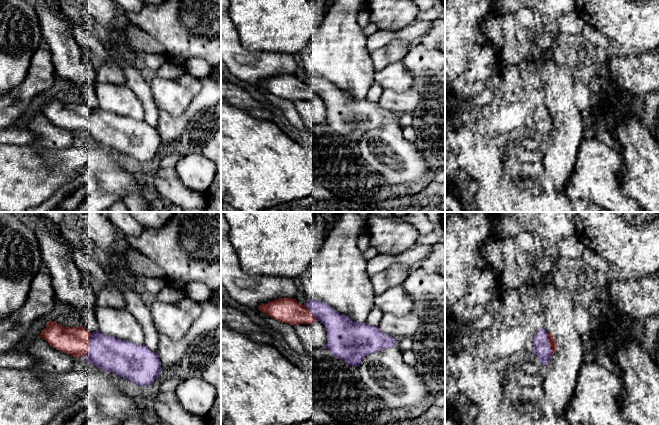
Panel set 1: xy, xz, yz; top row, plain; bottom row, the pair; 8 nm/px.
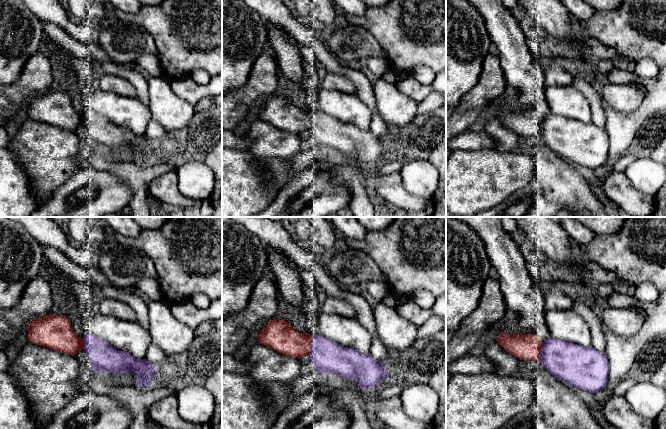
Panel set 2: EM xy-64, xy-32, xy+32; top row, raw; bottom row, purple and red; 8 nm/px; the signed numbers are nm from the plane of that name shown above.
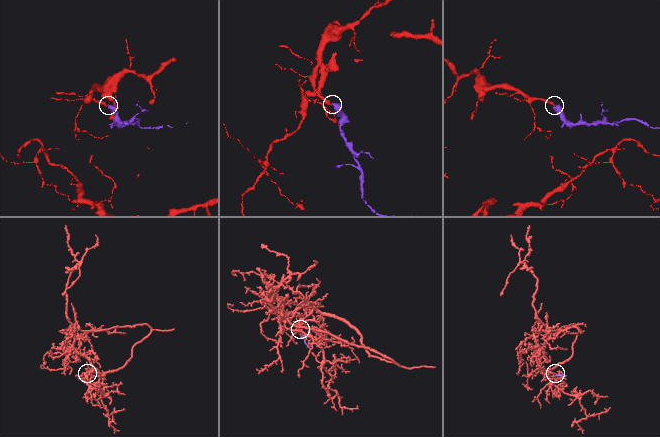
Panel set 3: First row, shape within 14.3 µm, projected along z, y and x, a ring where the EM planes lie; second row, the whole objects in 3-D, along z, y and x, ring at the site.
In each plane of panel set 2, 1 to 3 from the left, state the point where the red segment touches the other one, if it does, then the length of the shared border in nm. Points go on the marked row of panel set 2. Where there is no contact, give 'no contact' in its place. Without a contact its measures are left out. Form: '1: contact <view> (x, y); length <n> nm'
1: contact xy-64 (84, 343); length 90 nm
2: contact xy-32 (311, 345); length 170 nm
3: contact xy+32 (541, 352); length 160 nm

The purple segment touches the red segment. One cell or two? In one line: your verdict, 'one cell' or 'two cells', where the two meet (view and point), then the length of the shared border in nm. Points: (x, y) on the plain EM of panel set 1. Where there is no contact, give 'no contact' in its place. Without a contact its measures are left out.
one cell; meets purple in xy at (89, 121); contact 200 nm long

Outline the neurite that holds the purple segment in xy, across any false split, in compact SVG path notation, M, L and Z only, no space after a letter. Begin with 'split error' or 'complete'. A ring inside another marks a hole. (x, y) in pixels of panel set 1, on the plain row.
split error; M48 97L39 114L45 115L57 126L66 128L74 133L84 132L89 139L104 147L113 148L126 154L138 162L152 160L156 154L160 153L161 137L159 131L157 128L151 127L145 120L137 121L99 107L91 109L81 102L63 103L56 97Z

